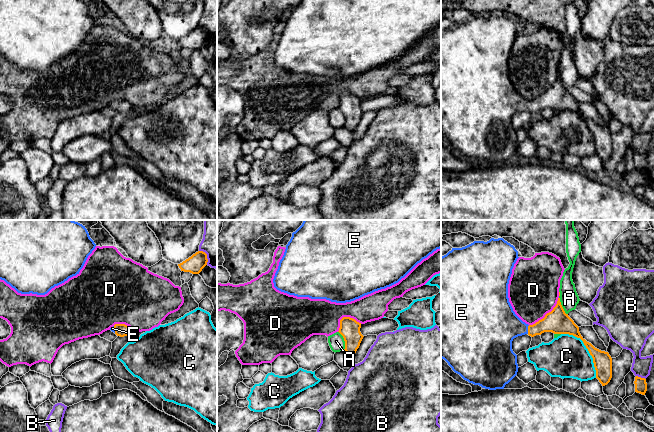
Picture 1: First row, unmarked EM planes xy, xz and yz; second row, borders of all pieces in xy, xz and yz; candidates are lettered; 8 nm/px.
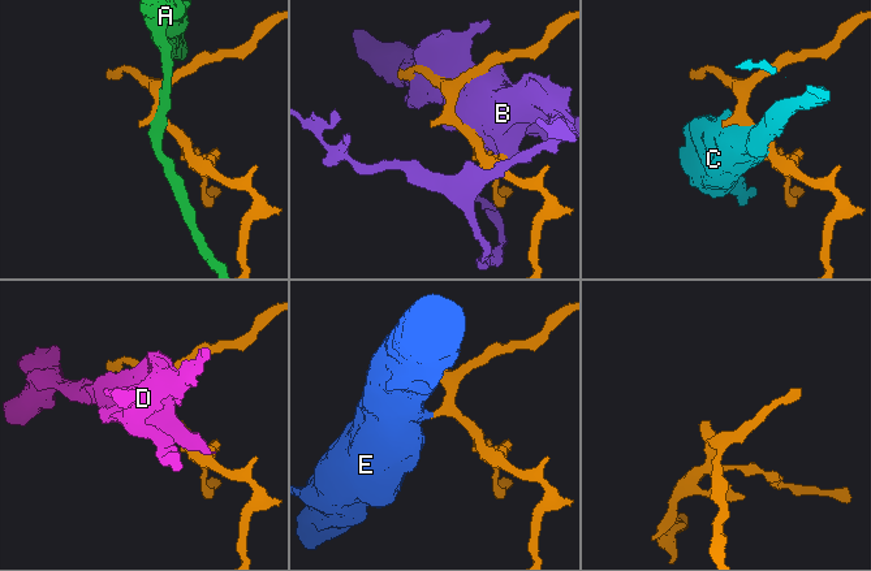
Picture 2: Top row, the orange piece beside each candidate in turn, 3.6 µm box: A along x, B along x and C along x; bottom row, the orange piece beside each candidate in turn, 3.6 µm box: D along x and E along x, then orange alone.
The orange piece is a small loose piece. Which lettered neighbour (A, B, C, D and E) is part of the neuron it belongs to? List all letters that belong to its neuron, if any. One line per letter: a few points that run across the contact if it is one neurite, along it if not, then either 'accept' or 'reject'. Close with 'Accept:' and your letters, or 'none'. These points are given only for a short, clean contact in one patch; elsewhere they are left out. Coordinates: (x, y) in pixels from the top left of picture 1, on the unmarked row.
A: reject
B: reject
C: reject
D: reject
E: yz (557, 97), (537, 105), (528, 105), (513, 102), (497, 102) | accept
Accept: E

